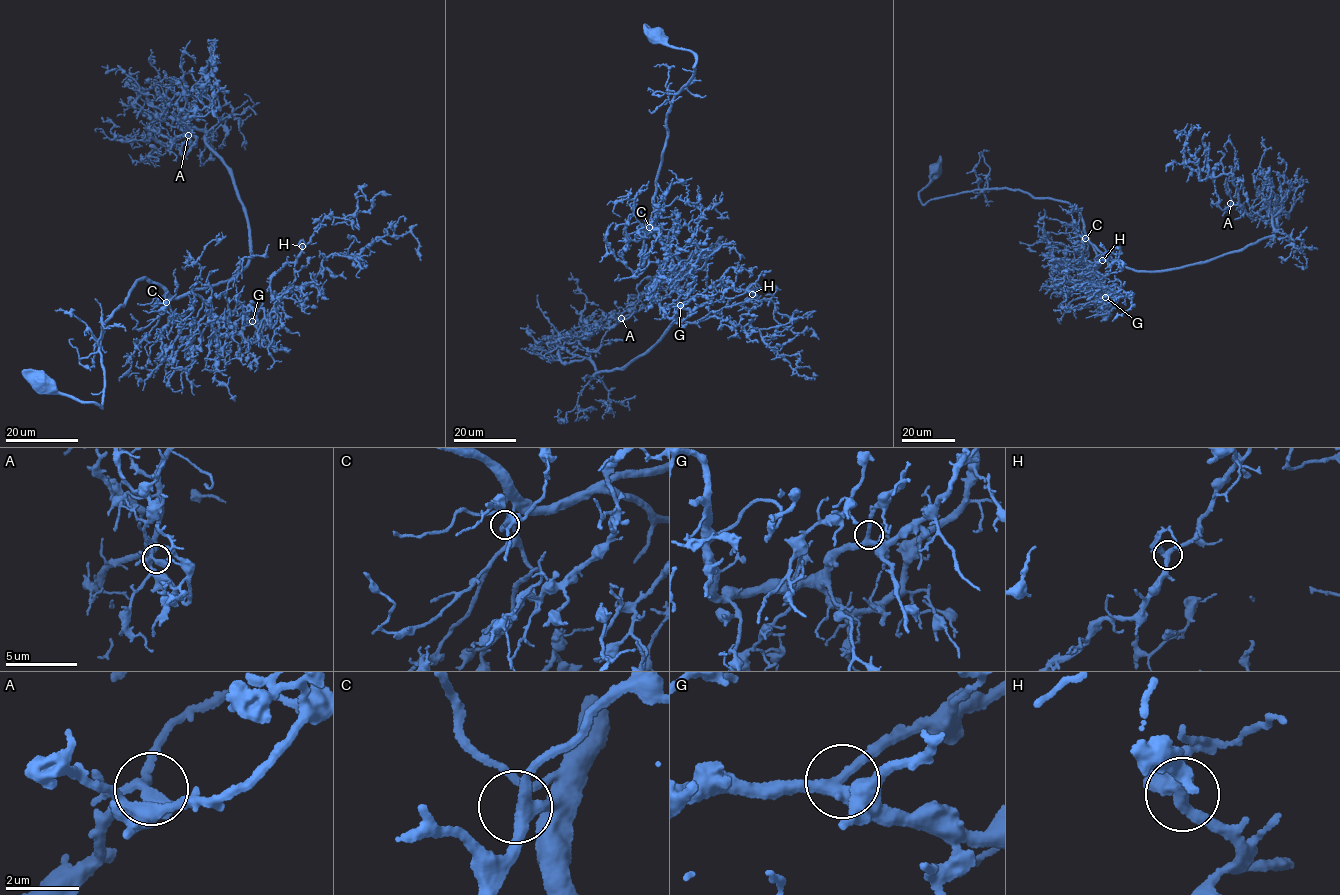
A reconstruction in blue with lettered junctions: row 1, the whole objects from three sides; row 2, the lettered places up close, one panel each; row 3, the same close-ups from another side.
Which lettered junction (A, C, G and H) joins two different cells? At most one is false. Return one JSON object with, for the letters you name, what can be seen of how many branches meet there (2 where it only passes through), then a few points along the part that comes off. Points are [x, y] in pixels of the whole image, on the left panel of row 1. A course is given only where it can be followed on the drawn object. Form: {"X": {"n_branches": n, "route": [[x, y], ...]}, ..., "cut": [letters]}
{"cut": []}

